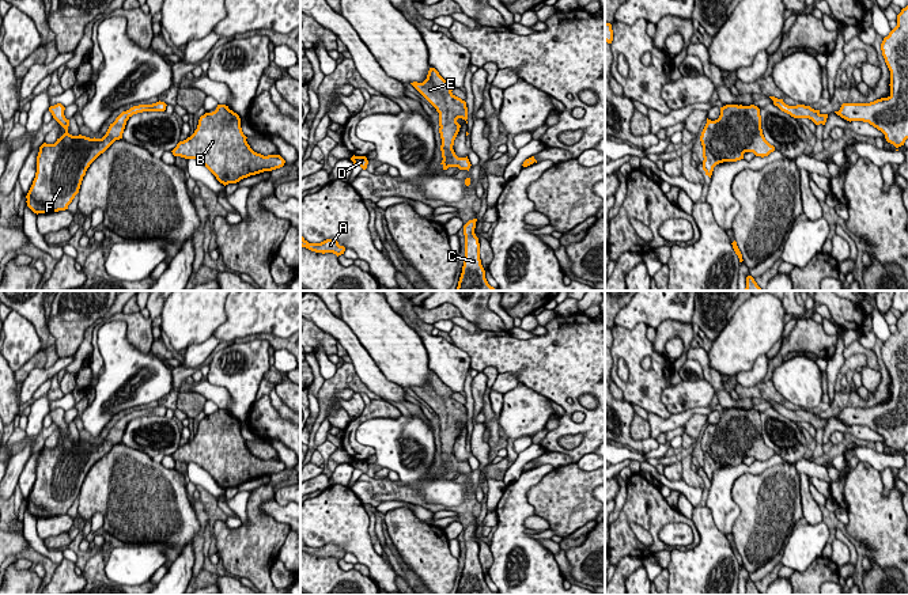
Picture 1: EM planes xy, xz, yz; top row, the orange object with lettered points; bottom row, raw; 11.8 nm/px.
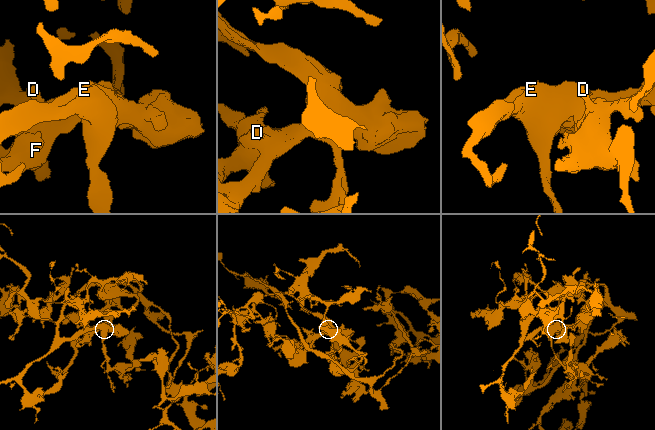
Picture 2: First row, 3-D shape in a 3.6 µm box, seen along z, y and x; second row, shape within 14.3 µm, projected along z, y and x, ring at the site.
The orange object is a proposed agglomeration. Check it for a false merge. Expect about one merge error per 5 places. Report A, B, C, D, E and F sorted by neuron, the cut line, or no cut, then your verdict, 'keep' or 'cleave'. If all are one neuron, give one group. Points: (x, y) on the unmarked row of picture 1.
groups A B C D E F; cut none; keep

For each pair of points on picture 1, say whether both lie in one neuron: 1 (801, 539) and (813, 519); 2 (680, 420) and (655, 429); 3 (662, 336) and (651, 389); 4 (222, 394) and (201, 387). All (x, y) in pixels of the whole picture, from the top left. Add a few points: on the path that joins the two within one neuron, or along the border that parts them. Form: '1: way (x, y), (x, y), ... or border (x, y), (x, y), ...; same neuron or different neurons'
1: border (821, 520), (808, 525); different neurons
2: way (674, 420), (661, 425); same neuron
3: border (651, 343), (653, 348), (662, 355); different neurons
4: way (216, 394), (207, 390); same neuron

